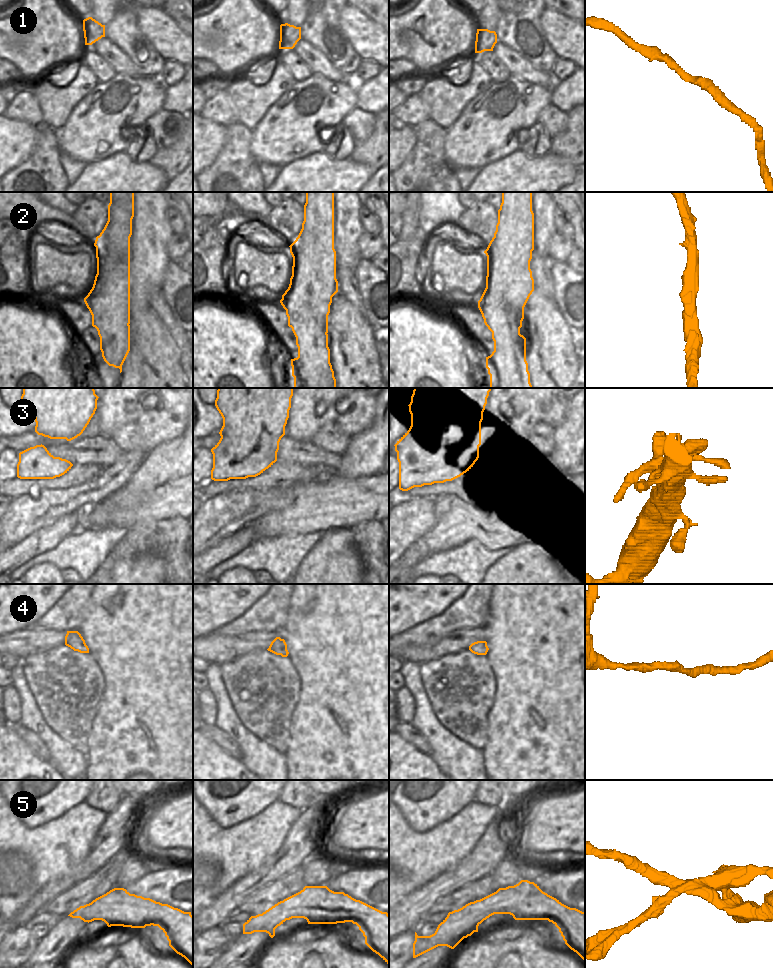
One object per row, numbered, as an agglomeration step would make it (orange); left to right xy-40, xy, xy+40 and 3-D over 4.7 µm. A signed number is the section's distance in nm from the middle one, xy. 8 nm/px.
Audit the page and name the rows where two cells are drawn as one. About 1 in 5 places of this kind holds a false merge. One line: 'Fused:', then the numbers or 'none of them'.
Fused: 5

